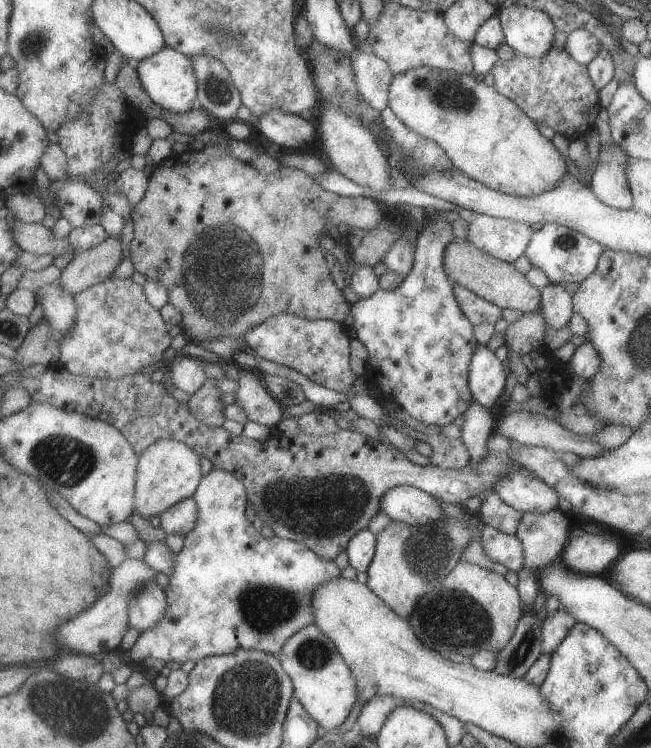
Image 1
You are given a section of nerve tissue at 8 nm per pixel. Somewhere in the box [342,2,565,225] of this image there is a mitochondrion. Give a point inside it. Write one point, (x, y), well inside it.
(453, 94)

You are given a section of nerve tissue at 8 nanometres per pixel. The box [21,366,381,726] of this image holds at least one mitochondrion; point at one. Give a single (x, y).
(337, 503)

